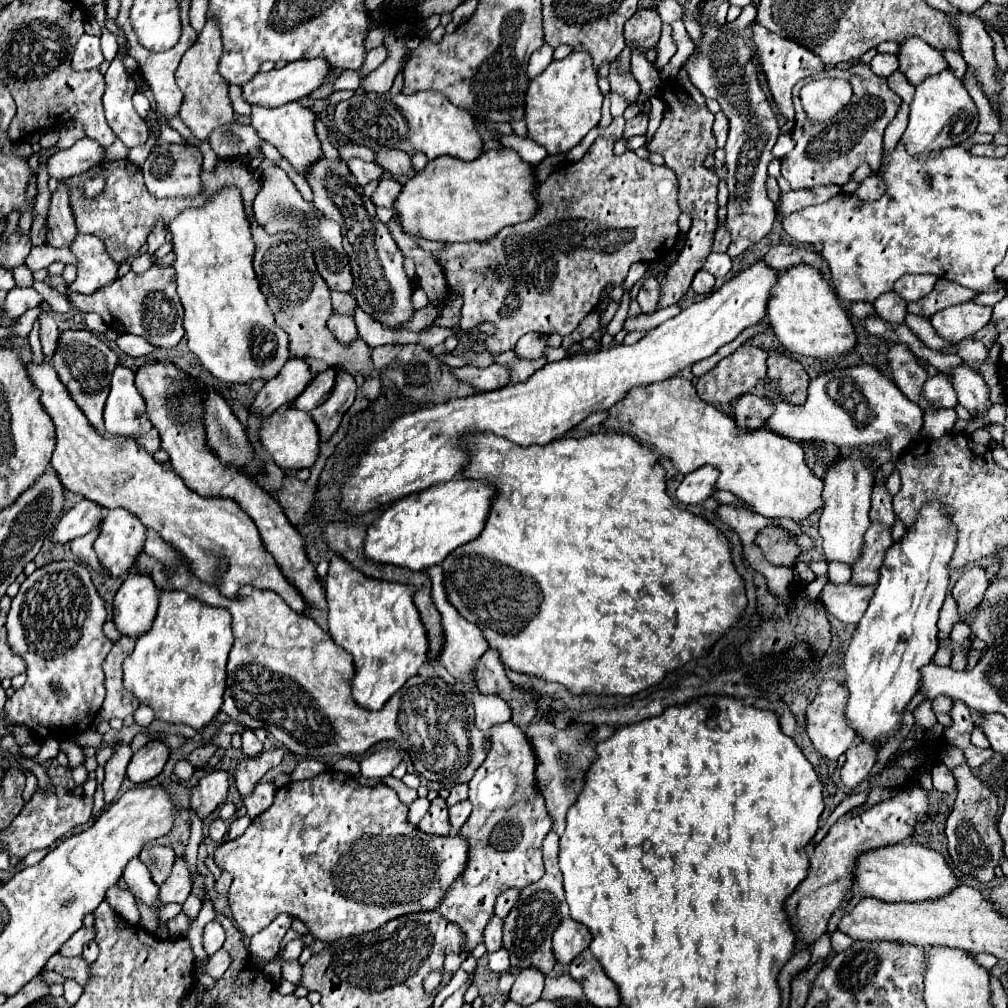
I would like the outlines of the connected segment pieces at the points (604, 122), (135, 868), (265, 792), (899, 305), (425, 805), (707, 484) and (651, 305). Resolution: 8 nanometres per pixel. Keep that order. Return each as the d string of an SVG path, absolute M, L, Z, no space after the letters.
M611 91L604 96L601 110L601 119L598 124L598 126L601 128L609 126L613 120L612 115L610 114L610 98L611 98Z
M132 858L128 862L128 866L124 868L122 878L126 880L128 890L134 894L134 898L142 900L150 908L160 908L160 904L156 904L156 900L158 900L158 886L152 882L148 868L138 858Z
M258 784L252 796L242 796L242 804L246 806L246 814L250 818L260 816L266 808L272 806L274 794L276 794L276 784Z
M886 292L874 302L876 314L890 324L904 324L906 318L906 302L896 292Z
M418 797L412 804L410 804L410 812L408 812L408 820L410 824L418 826L418 822L422 820L424 815L428 812L430 807L430 801L425 797Z
M702 466L702 468L690 472L684 476L682 484L678 486L676 498L686 506L702 504L716 488L714 486L716 478L718 478L718 470L714 466Z
M646 278L640 286L640 292L638 292L638 304L640 304L642 312L652 312L658 304L658 298L660 298L658 280L656 278Z

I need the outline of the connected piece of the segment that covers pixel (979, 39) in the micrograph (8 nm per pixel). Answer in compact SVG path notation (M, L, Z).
M950 14L950 18L956 24L962 58L966 60L968 70L974 68L974 76L978 76L978 84L982 84L982 92L986 92L986 98L992 100L1000 94L1002 82L996 76L998 66L994 60L992 38L988 36L984 22L966 14Z

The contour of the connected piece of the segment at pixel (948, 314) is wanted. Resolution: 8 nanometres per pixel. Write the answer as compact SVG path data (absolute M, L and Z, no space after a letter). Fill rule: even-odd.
M970 300L966 304L956 304L956 306L944 308L942 312L936 312L930 322L938 332L938 336L958 342L984 328L990 322L990 318L992 318L990 306L982 306Z

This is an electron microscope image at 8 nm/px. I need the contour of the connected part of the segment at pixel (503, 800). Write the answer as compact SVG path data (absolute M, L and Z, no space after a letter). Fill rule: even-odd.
M512 722L494 726L492 748L470 780L468 800L474 806L470 820L458 830L470 842L466 872L458 876L460 880L450 886L450 892L446 892L438 906L440 916L458 924L466 936L462 952L472 952L484 940L484 928L494 916L494 902L502 892L510 888L522 890L544 876L542 840L550 832L552 818L544 806L544 798L534 792L534 768L534 750L524 732Z

